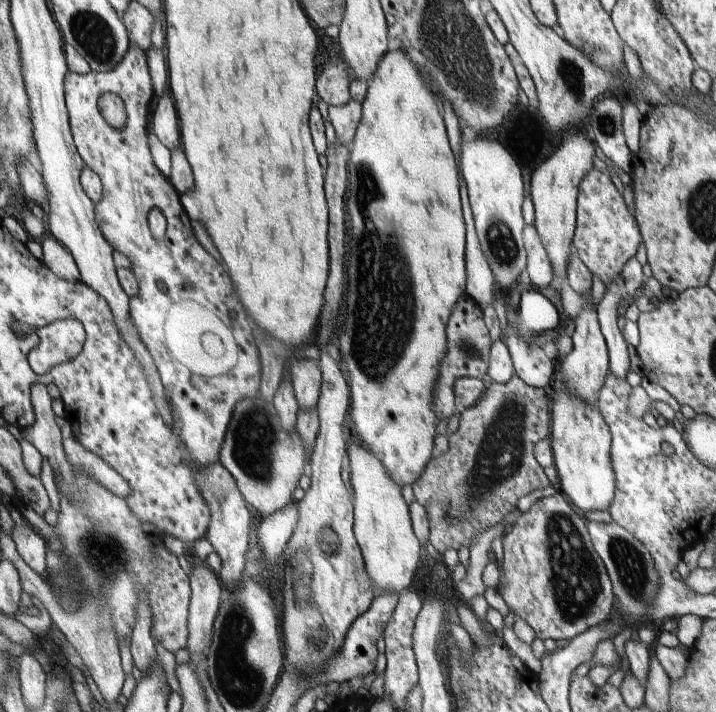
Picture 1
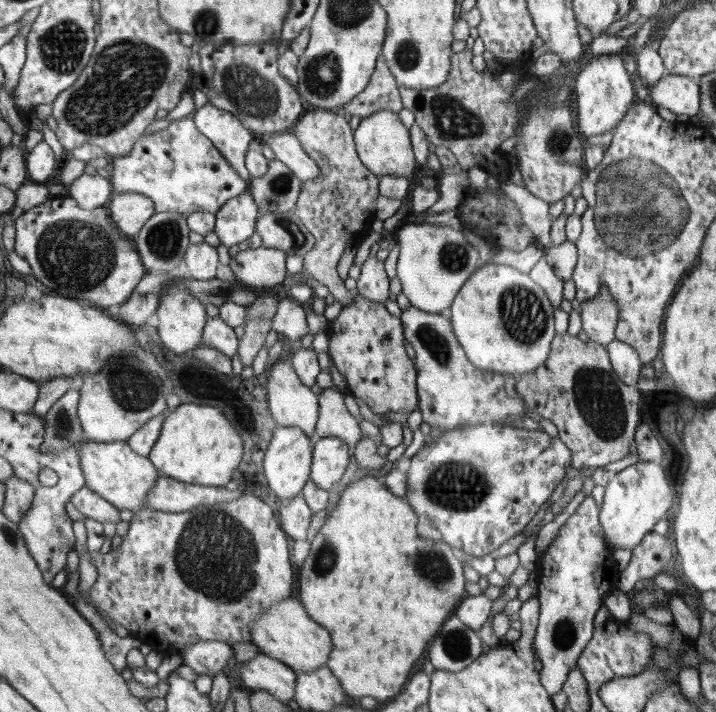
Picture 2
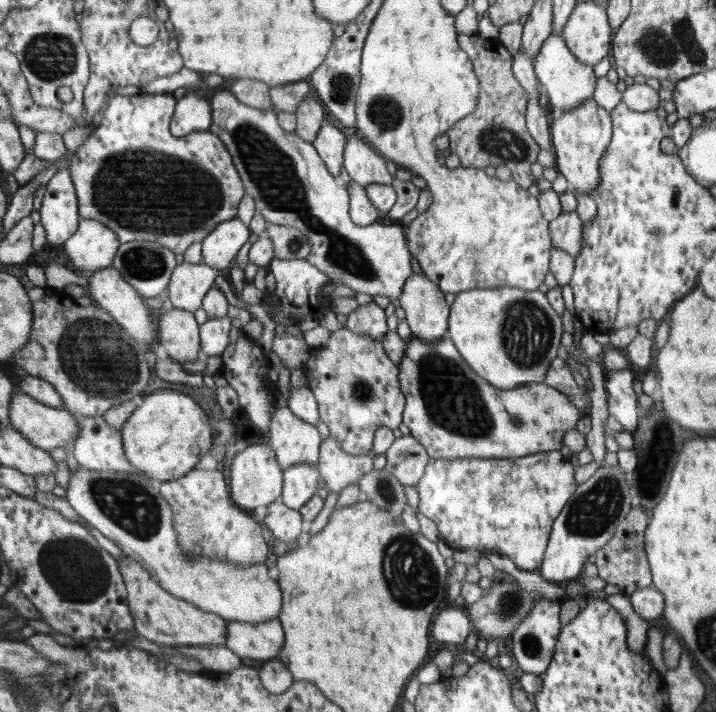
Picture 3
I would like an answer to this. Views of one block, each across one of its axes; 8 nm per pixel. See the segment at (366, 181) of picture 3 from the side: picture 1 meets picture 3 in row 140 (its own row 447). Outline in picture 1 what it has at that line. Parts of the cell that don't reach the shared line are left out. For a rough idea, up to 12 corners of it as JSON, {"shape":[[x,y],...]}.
{"shape":[[350,441],[356,538],[376,595],[408,590],[423,549],[400,485]]}

